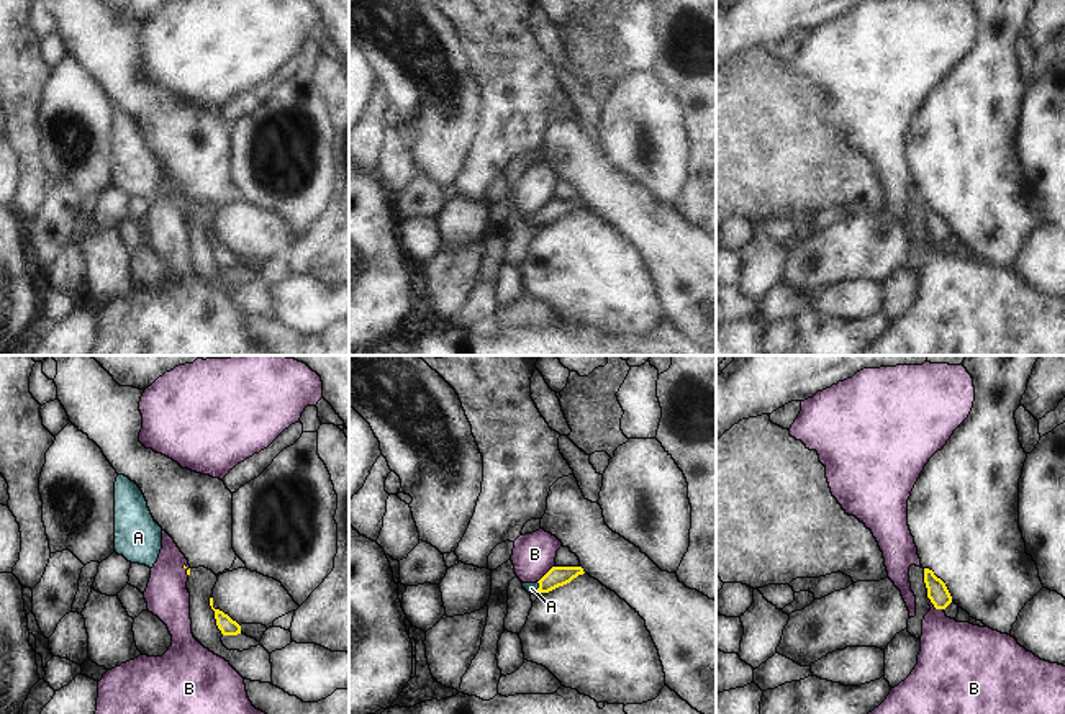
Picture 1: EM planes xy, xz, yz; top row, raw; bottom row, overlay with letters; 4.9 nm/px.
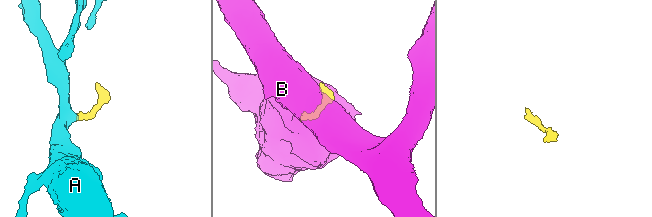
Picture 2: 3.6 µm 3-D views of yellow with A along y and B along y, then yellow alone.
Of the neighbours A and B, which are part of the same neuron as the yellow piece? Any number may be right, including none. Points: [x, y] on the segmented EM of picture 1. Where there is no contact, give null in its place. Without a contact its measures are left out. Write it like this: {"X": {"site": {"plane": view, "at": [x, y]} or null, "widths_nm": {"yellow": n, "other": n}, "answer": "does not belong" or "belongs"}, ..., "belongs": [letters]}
{"A": {"site": {"plane": "xz", "at": [539, 587]}, "widths_nm": {"yellow": 100, "other": 50}, "answer": "belongs"}, "B": {"site": {"plane": "xz", "at": [546, 573]}, "widths_nm": {"yellow": 100, "other": 220}, "answer": "does not belong"}, "belongs": ["A"]}

